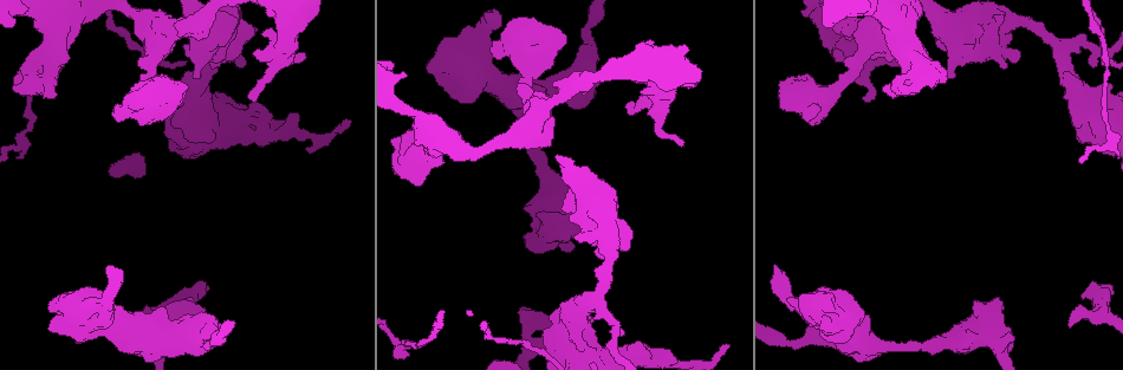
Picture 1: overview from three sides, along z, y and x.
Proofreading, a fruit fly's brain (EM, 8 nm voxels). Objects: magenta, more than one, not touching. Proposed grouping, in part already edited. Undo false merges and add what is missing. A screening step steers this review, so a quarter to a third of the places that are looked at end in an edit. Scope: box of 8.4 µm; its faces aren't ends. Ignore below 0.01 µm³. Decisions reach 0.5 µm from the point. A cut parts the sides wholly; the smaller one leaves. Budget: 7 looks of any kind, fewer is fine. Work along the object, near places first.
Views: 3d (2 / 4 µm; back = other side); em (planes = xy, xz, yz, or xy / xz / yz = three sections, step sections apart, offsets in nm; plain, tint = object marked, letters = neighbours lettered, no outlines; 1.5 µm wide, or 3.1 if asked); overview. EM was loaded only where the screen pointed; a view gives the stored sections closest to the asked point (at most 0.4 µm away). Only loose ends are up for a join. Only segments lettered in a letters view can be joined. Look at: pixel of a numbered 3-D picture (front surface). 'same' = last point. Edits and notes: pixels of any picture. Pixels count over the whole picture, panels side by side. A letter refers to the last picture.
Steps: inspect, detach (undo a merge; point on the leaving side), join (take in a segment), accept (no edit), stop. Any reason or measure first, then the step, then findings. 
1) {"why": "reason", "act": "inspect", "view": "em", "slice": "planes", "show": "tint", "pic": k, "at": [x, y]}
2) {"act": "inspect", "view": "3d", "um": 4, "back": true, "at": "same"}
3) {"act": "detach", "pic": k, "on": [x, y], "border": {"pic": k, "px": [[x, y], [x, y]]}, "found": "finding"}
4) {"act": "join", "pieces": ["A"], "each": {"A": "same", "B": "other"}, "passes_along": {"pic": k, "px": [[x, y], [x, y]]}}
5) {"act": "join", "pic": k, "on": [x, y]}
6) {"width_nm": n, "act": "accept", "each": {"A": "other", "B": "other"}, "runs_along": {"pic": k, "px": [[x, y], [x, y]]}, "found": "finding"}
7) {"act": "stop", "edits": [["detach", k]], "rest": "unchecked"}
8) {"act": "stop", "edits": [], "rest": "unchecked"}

{"why": "branch stops here", "act": "inspect", "view": "3d", "um": 2, "pic": 1, "at": [575, 237]}

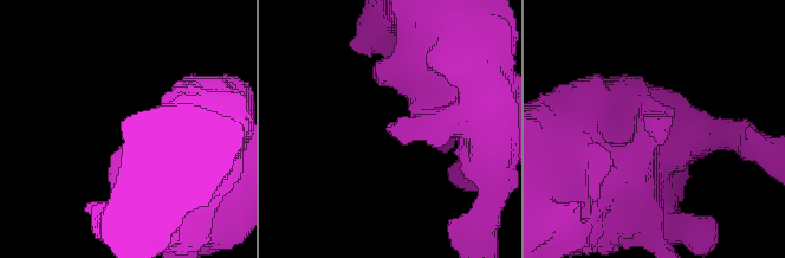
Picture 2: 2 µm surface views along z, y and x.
{"act": "inspect", "view": "em", "slice": "planes", "show": "letters", "pic": 2, "at": [656, 122]}

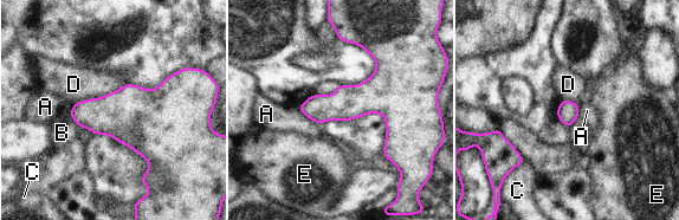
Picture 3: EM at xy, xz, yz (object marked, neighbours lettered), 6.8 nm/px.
{"width_nm": 240, "act": "accept", "each": {"A": "other", "B": "other", "C": "other", "D": "other", "E": "other"}, "runs_along": {"pic": 3, "px": [[347, 37], [387, 65], [390, 157]]}, "found": "none of them fits"}

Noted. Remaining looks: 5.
{"why": "an open end", "act": "inspect", "view": "em", "slice": "xz", "step": 8, "show": "tint", "pic": 1, "at": [303, 57]}

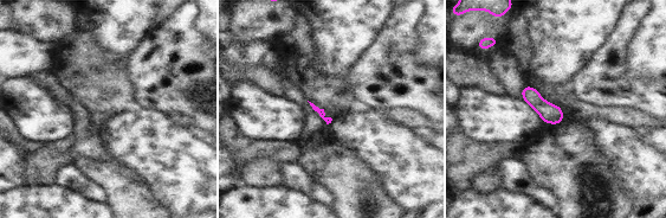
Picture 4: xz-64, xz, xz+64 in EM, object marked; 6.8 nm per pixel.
{"why": "another direction", "act": "inspect", "view": "em", "slice": "planes", "show": "letters", "at": "same"}

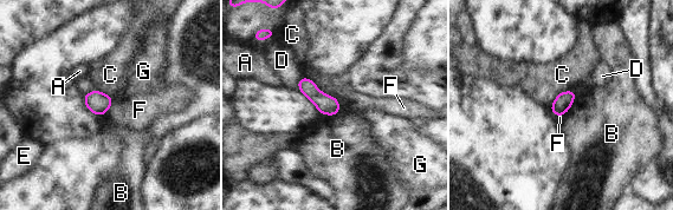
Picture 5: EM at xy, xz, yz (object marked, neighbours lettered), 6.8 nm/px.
{"width_nm": 120, "act": "accept", "each": {"A": "other", "B": "other", "C": "other", "D": "other", "E": "other", "F": "other", "G": "other"}, "border": {"pic": 5, "px": [[114, 104], [102, 116]]}, "found": "no lettered segment goes on from it"}

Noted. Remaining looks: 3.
{"why": "branch stops here", "act": "inspect", "view": "3d", "um": 2, "pic": 1, "at": [817, 123]}

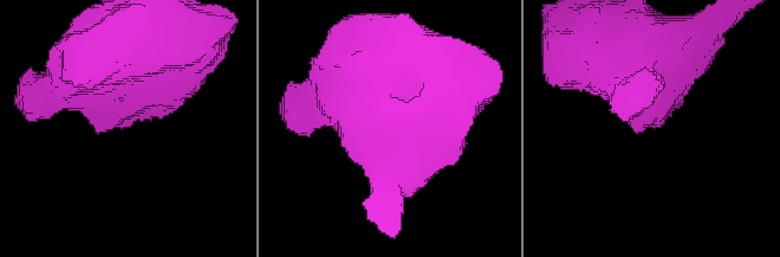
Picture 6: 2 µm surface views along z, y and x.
{"why": "shape alone is not enough", "act": "inspect", "view": "em", "slice": "planes", "show": "letters", "pic": 6, "at": [114, 127]}

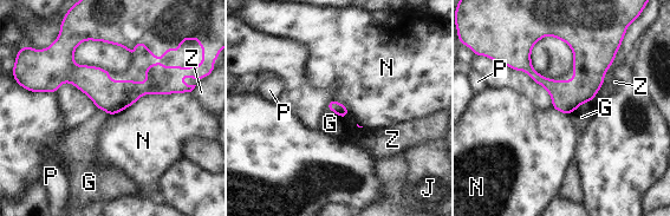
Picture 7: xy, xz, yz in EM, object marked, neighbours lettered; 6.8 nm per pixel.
{"act": "accept", "each": {"G": "other", "J": "other", "N": "other", "P": "other", "Z": "other"}, "border": {"pic": 7, "px": [[190, 91], [144, 93], [110, 116]]}, "found": "no lettered segment goes on from it"}

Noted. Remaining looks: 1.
{"act": "stop", "edits": [], "rest": "unchecked"}

